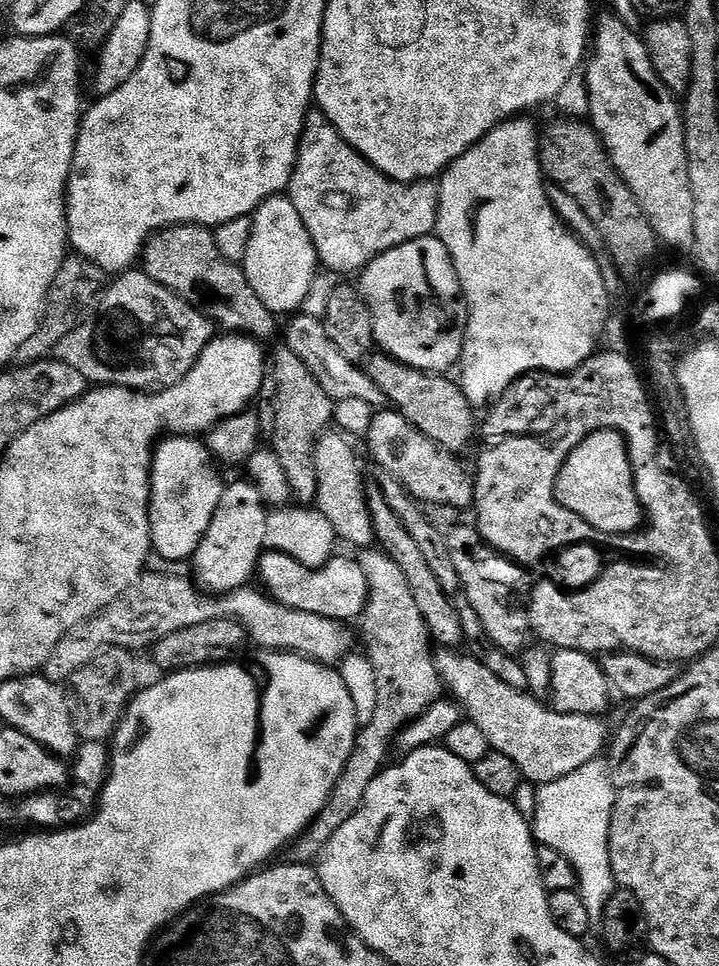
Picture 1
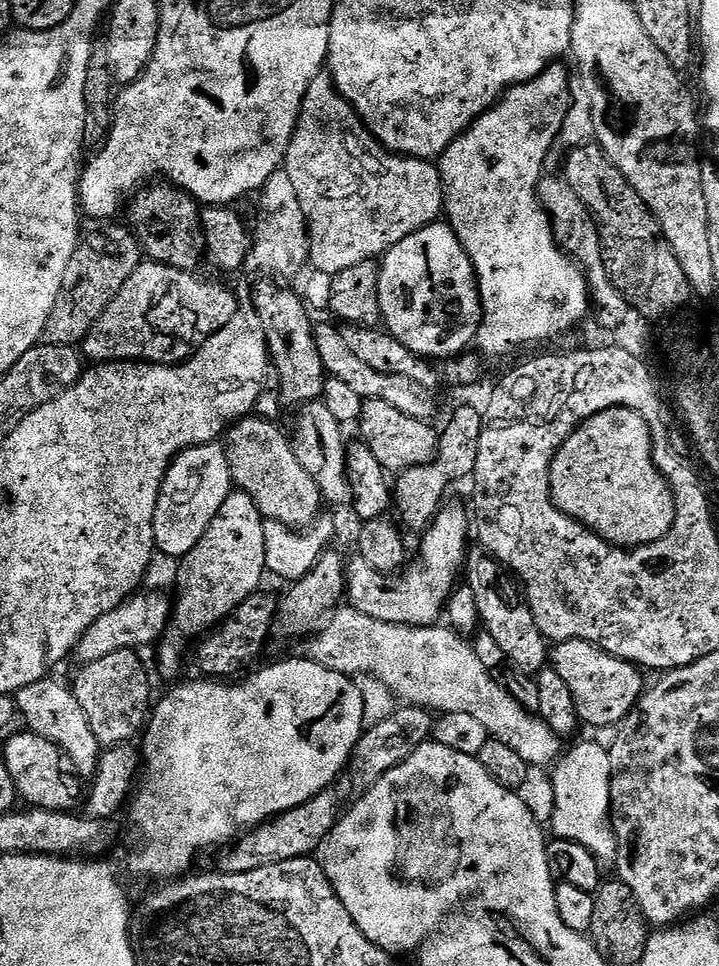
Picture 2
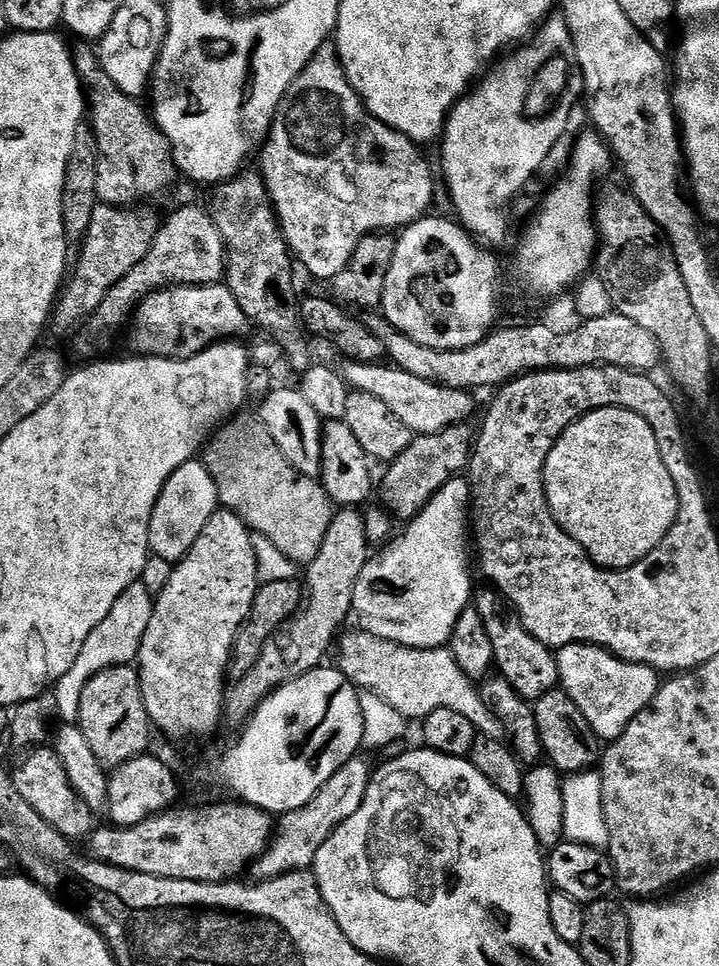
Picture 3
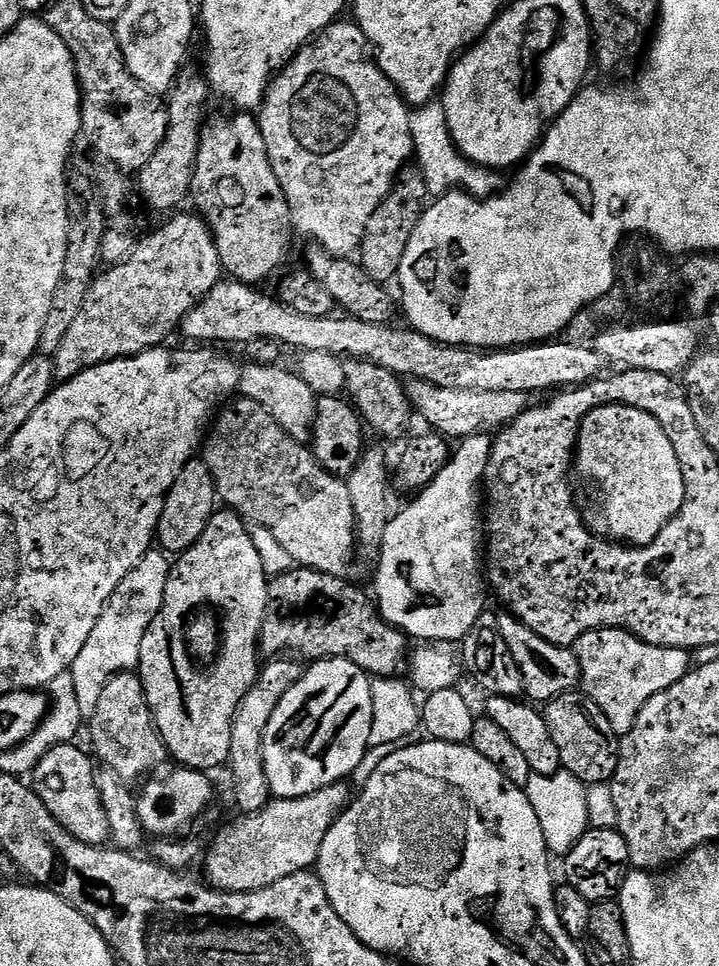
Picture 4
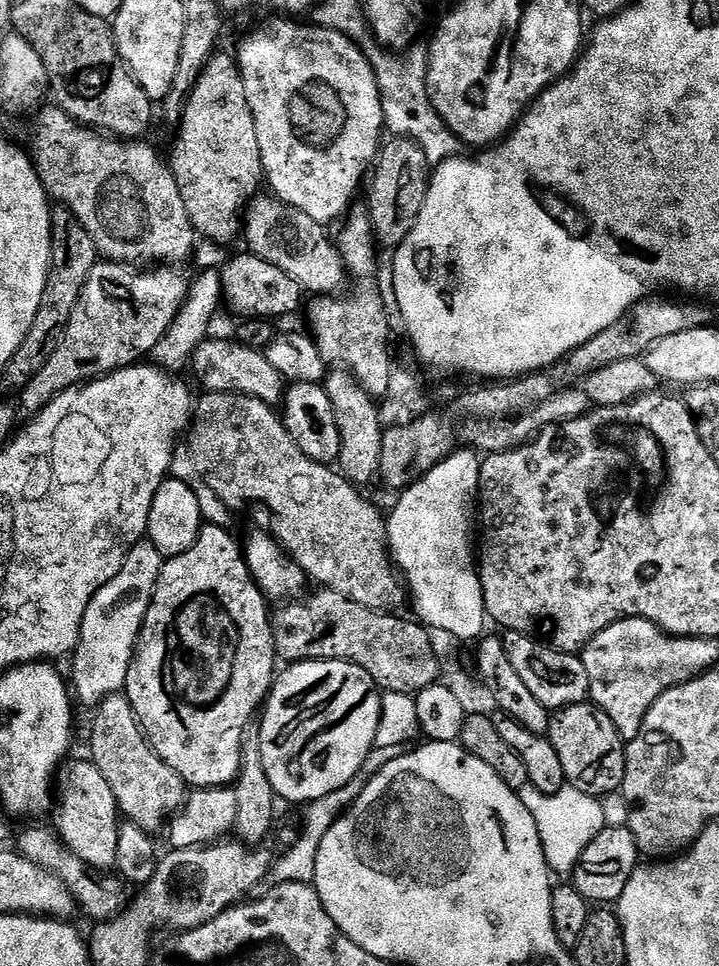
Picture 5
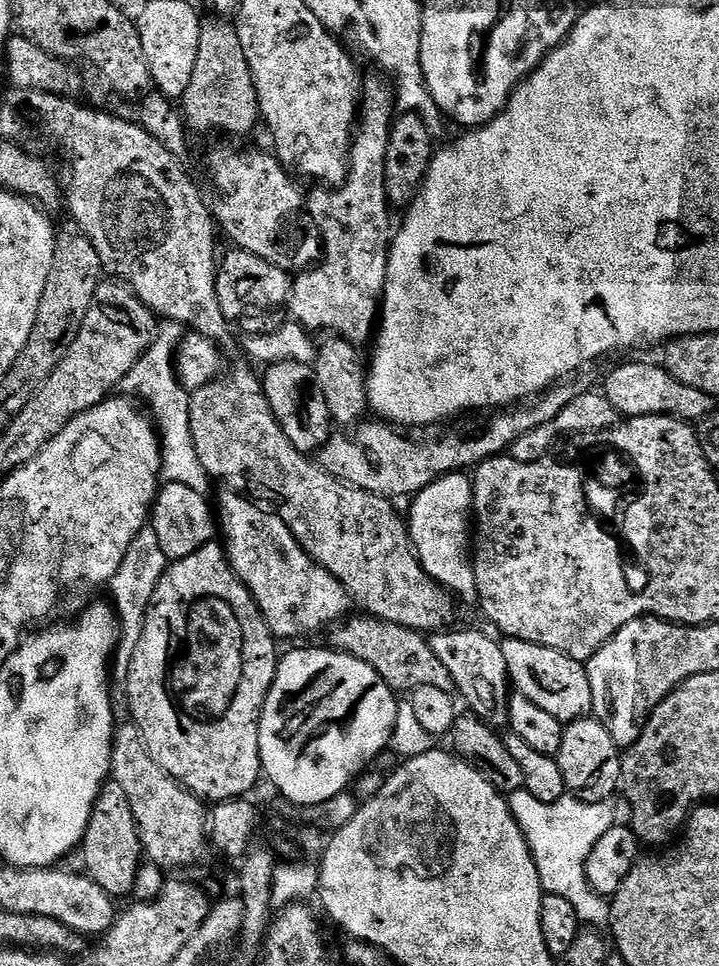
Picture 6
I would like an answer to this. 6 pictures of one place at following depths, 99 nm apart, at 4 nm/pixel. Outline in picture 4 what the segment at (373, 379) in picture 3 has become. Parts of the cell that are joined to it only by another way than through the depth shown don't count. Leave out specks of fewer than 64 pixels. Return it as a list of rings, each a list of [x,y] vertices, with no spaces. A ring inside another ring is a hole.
[[[417,380],[409,383],[406,388],[407,397],[410,401],[411,407],[414,409],[415,415],[420,415],[426,423],[428,428],[433,433],[437,433],[445,438],[453,438],[456,442],[461,442],[467,439],[468,436],[482,435],[484,433],[496,434],[501,429],[507,427],[508,424],[513,424],[523,412],[529,411],[530,400],[529,393],[514,394],[513,392],[470,392],[466,390],[446,390],[445,388],[438,388],[433,384],[427,384],[424,380]]]

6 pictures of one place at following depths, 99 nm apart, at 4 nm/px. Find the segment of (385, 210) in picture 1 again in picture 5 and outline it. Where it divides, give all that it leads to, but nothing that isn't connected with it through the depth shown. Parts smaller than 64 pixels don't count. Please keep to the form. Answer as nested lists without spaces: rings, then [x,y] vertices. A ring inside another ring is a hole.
[[[276,18],[273,20],[276,21],[273,24],[266,25],[261,32],[256,32],[253,36],[246,37],[240,44],[240,52],[238,51],[240,73],[246,86],[246,102],[250,102],[250,110],[254,114],[254,130],[258,130],[258,150],[262,154],[264,179],[267,187],[272,187],[272,190],[270,190],[271,195],[276,197],[281,204],[289,209],[297,208],[302,215],[309,216],[313,220],[313,222],[311,221],[313,225],[332,224],[339,216],[340,219],[347,217],[353,207],[354,201],[352,199],[355,198],[356,191],[360,188],[360,183],[362,183],[362,188],[370,169],[375,165],[379,157],[382,141],[386,136],[380,87],[372,69],[372,63],[368,61],[366,54],[350,38],[346,38],[329,28],[322,28],[315,22],[299,24],[296,21],[299,19],[296,18]]]

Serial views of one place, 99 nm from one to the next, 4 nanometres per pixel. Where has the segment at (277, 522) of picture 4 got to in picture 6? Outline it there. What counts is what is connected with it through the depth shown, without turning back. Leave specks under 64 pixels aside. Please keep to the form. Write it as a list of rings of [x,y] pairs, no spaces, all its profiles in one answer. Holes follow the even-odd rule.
[[[236,368],[232,373],[225,375],[223,378],[217,379],[215,382],[202,386],[201,389],[191,393],[190,404],[190,431],[194,438],[194,447],[198,452],[198,460],[205,467],[213,481],[224,483],[225,489],[241,493],[257,502],[263,502],[265,505],[271,506],[282,518],[282,522],[286,522],[286,526],[294,534],[294,538],[311,554],[316,561],[334,578],[338,578],[342,582],[342,586],[352,596],[353,601],[357,605],[360,604],[365,613],[369,616],[376,616],[379,620],[386,622],[394,622],[398,626],[406,626],[410,630],[414,630],[417,634],[431,634],[439,632],[456,616],[456,604],[453,593],[448,591],[443,585],[438,583],[435,578],[426,572],[420,563],[416,549],[413,547],[412,539],[409,536],[409,525],[406,523],[405,517],[396,513],[396,504],[387,500],[385,496],[378,494],[370,494],[361,488],[355,488],[349,484],[345,484],[343,480],[334,478],[325,468],[321,468],[315,459],[309,458],[305,453],[299,452],[290,442],[290,438],[286,438],[286,434],[282,430],[282,426],[276,421],[276,415],[272,412],[270,402],[264,393],[264,385],[261,377],[256,376],[248,368]]]

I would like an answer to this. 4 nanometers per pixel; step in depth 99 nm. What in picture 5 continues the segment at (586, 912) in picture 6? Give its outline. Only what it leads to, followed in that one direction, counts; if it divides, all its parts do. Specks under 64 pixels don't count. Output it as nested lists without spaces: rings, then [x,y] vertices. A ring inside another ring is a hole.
[[[567,784],[558,793],[552,795],[544,795],[532,785],[519,789],[519,794],[520,801],[535,820],[549,869],[555,875],[569,875],[575,868],[576,859],[581,856],[582,850],[607,825],[608,820],[599,805],[601,804],[599,799],[583,794]]]

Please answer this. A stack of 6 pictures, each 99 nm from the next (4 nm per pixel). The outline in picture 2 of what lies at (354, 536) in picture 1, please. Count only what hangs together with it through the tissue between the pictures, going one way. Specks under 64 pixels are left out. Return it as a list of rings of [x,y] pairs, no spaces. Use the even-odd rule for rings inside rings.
[[[322,402],[303,405],[296,416],[296,425],[290,431],[290,445],[293,454],[310,474],[310,478],[318,486],[321,497],[332,504],[340,504],[349,499],[348,480],[346,473],[346,439],[345,429],[333,416],[326,411]]]

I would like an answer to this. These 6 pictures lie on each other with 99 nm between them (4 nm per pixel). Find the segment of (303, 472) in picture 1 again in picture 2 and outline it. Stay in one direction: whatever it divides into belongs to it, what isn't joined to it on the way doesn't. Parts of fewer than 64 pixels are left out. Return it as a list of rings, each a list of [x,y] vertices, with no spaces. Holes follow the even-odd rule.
[[[260,282],[252,292],[251,311],[255,313],[264,331],[268,358],[274,380],[280,383],[280,396],[288,404],[303,406],[321,399],[326,383],[326,371],[323,360],[316,349],[314,320],[303,302],[288,286],[279,292],[272,282]]]

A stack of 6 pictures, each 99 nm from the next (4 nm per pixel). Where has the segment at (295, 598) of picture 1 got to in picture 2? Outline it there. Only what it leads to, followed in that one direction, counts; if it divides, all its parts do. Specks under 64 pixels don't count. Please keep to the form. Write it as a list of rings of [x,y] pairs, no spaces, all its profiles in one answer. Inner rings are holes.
[[[458,504],[445,505],[436,513],[436,517],[423,533],[418,560],[407,565],[403,573],[396,578],[401,577],[394,588],[382,587],[379,577],[366,578],[362,575],[363,569],[357,561],[347,563],[347,605],[354,611],[384,624],[414,628],[433,627],[439,621],[439,616],[441,619],[448,599],[455,589],[456,576],[466,554],[468,536],[470,540],[470,518],[467,509]]]

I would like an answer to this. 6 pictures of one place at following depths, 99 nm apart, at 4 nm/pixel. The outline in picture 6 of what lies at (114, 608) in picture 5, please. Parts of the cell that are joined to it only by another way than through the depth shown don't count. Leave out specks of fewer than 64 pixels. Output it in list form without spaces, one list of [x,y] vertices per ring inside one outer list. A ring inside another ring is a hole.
[[[146,526],[136,535],[134,542],[130,542],[126,558],[122,558],[122,566],[118,566],[116,576],[110,581],[110,600],[116,609],[116,619],[120,622],[120,643],[114,657],[114,676],[115,679],[117,676],[120,682],[128,679],[130,662],[134,658],[138,638],[142,638],[148,607],[152,605],[152,599],[158,590],[158,582],[164,577],[169,563],[166,554],[162,554],[162,546],[158,546],[158,534],[154,534],[151,526]]]

